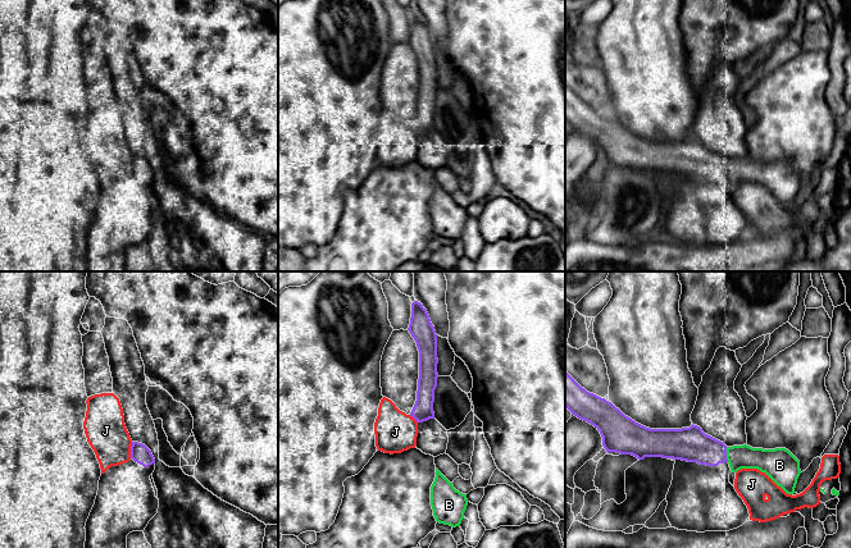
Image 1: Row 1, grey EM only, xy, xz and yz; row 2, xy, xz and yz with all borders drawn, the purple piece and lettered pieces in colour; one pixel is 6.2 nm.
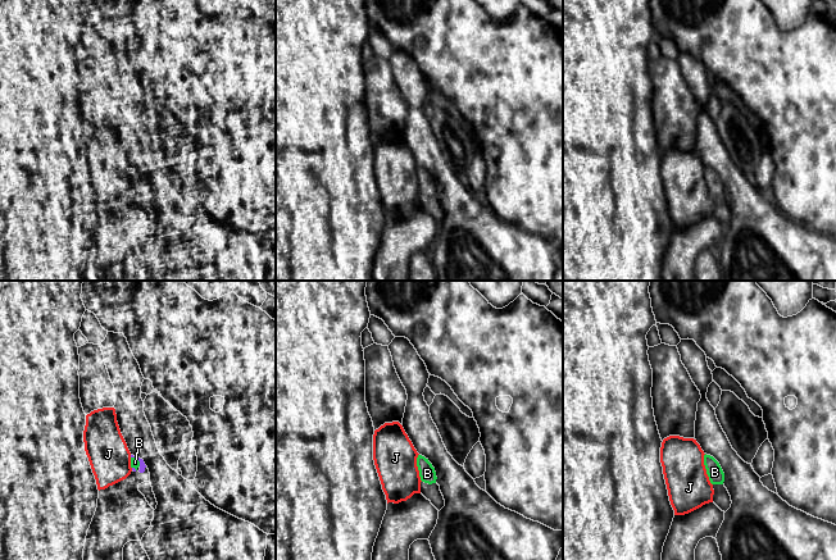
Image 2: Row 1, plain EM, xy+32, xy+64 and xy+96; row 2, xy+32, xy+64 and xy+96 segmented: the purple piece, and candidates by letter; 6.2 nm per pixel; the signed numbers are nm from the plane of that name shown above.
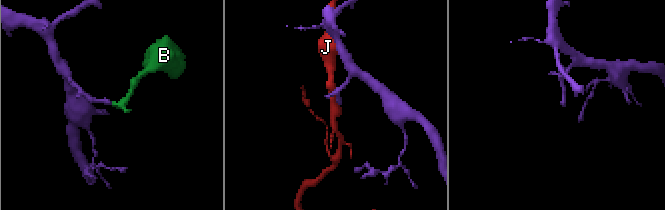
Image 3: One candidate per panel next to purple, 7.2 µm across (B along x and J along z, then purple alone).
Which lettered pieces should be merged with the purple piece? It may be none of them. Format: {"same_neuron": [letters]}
{"same_neuron": ["B"]}

